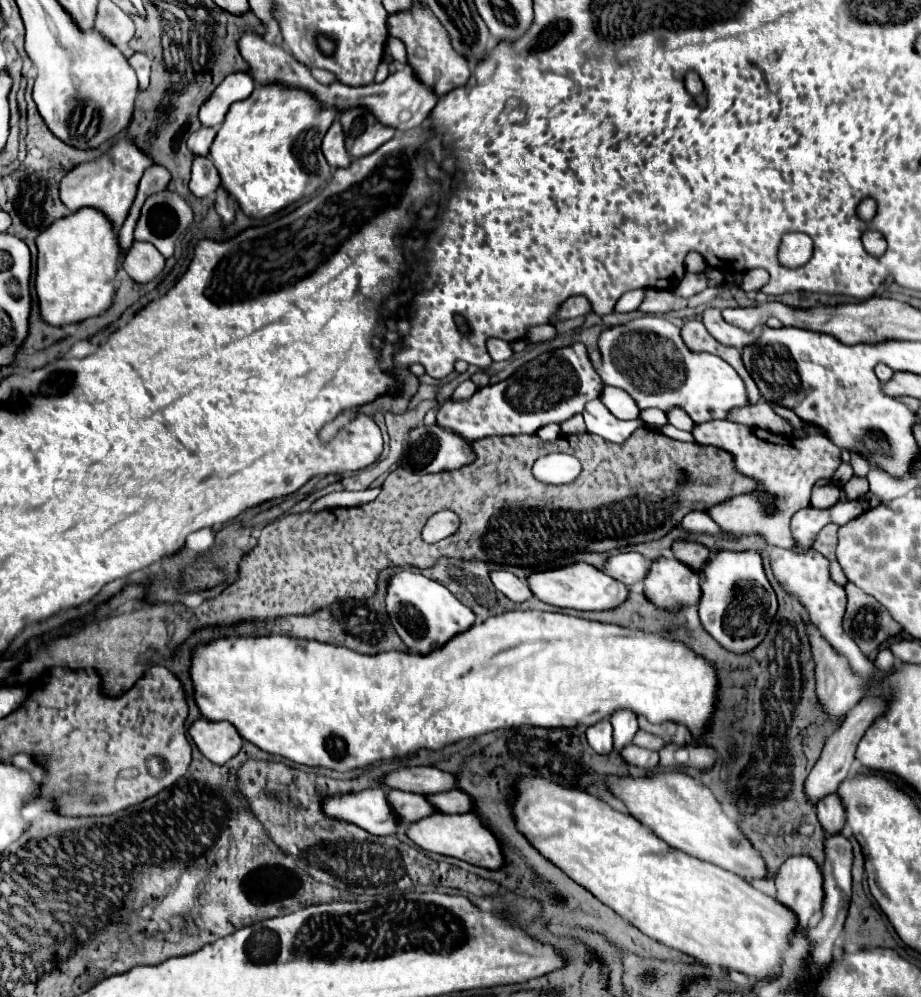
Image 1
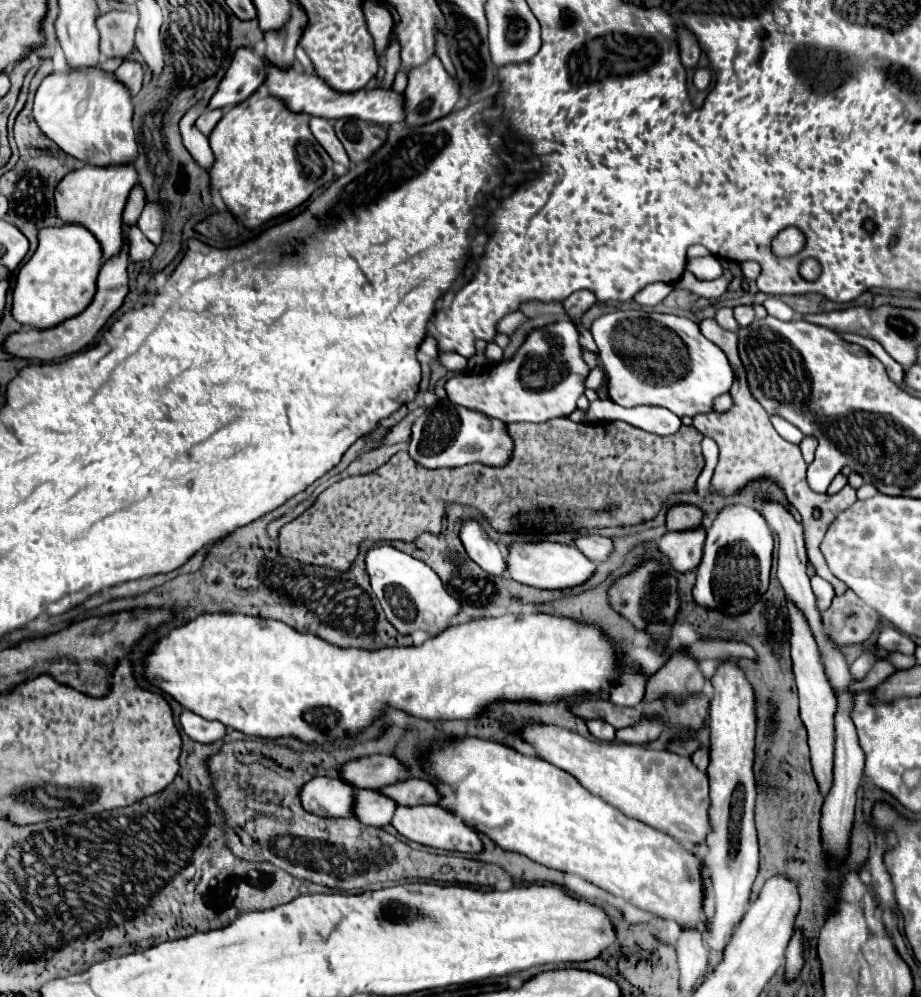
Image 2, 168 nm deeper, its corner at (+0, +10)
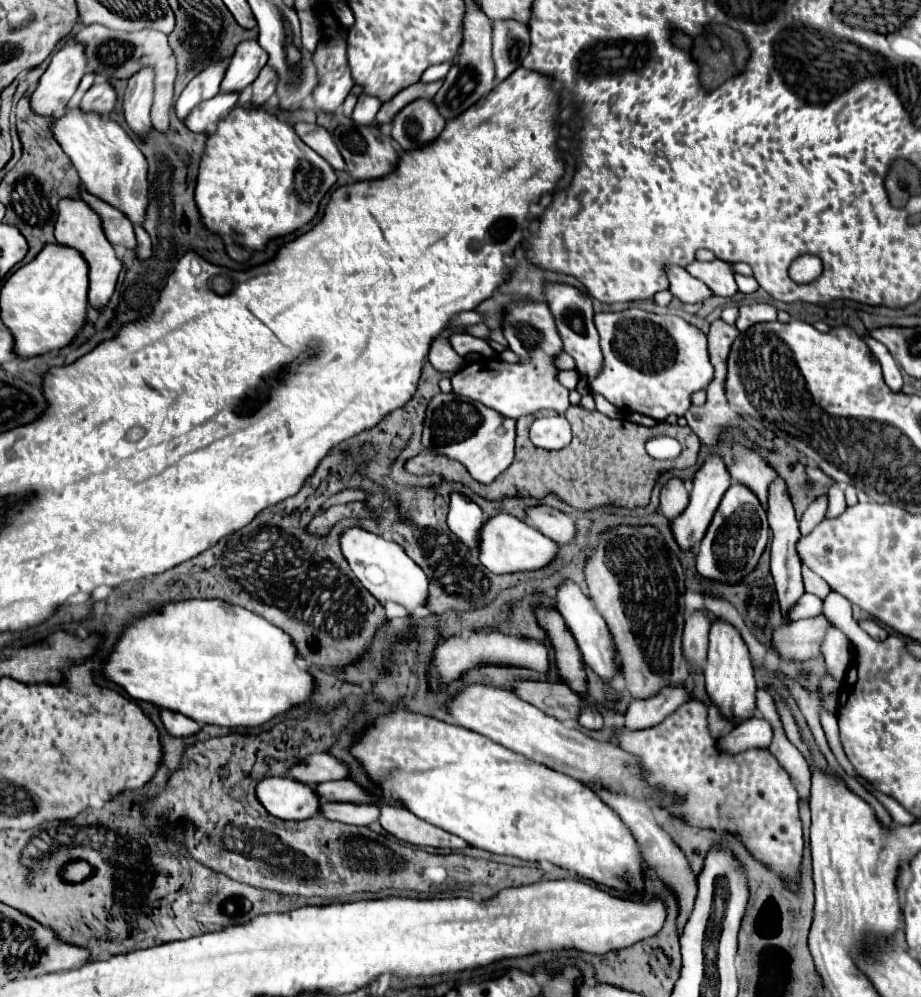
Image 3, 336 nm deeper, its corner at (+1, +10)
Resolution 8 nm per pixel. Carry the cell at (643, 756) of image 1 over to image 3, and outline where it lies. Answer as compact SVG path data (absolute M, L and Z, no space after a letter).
M685 688L661 690L661 694L657 694L655 698L647 698L647 700L631 700L629 710L625 712L623 728L645 730L645 728L657 726L687 700L689 700L689 690Z

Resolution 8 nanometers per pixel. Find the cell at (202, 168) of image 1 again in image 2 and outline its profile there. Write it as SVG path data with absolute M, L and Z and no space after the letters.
M202 98L200 102L196 102L190 110L186 110L186 114L180 120L180 132L182 132L182 140L184 146L190 150L190 154L196 158L196 162L200 162L200 166L204 166L206 170L210 170L212 162L214 162L214 154L208 146L208 138L194 126L196 118L202 114L202 108L208 104L208 98Z

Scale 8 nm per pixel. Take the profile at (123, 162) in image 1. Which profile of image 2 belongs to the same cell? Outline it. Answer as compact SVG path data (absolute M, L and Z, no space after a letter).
M84 166L68 174L56 188L56 212L64 224L84 226L100 242L102 258L110 260L122 252L122 210L136 184L134 166Z

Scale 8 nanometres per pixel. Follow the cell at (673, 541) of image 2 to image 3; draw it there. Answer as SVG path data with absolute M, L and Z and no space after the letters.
M709 456L709 458L705 460L703 468L701 468L701 470L695 474L695 478L693 478L691 502L689 502L687 510L671 522L671 532L673 532L677 544L679 544L679 548L681 548L683 552L689 552L689 550L693 550L693 548L699 544L699 540L701 540L703 534L707 532L707 526L711 524L711 518L713 518L713 514L715 514L715 510L717 510L717 506L719 506L719 502L721 502L725 490L729 488L729 484L731 484L731 476L729 476L729 472L727 472L723 460L717 458L717 456Z

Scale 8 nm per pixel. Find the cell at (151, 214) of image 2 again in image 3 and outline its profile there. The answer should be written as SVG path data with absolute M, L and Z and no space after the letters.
M135 226L135 234L137 234L137 256L145 260L151 256L151 238L143 226Z

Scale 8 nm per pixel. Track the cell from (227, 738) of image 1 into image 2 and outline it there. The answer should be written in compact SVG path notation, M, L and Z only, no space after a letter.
M184 710L178 718L184 734L200 744L210 744L214 740L220 740L224 734L226 734L226 726L220 724L220 722L210 722L210 720L204 720L202 716L190 712L190 710Z

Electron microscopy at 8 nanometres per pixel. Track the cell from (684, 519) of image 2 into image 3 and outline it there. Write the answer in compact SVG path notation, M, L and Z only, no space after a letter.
M675 478L667 486L663 486L659 508L667 520L673 520L679 514L683 514L683 510L687 508L687 502L689 502L689 492L685 490L685 484L681 480Z

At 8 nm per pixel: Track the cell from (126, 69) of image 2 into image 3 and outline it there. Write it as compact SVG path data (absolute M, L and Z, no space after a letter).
M107 80L93 84L81 100L83 110L95 110L103 116L107 116L115 108L115 104L117 104L117 90Z

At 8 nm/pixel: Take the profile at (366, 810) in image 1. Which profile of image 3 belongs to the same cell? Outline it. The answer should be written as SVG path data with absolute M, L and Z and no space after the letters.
M265 778L257 786L257 798L269 814L281 820L307 820L319 814L319 794L293 778Z

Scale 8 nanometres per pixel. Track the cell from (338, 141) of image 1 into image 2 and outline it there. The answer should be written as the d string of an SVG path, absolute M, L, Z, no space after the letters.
M310 118L310 124L308 126L310 126L314 138L320 142L320 146L330 154L330 158L334 162L340 162L346 168L350 168L350 158L348 158L344 146L340 144L340 140L336 138L334 128L330 126L330 122L328 120L322 120L322 118Z

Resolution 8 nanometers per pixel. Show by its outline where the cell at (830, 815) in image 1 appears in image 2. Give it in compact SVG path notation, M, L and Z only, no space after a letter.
M788 600L788 614L790 614L790 656L792 656L792 670L798 686L798 698L800 698L800 716L808 730L808 746L812 752L812 768L816 774L816 780L820 784L822 794L828 794L828 786L832 786L832 768L834 768L834 714L836 714L836 696L832 694L832 686L828 682L818 644L812 636L812 630L804 618L804 612Z

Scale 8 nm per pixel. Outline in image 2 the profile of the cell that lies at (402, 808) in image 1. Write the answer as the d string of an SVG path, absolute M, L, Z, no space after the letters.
M354 790L352 816L366 826L386 826L392 820L396 806L388 798L380 798L376 790Z

